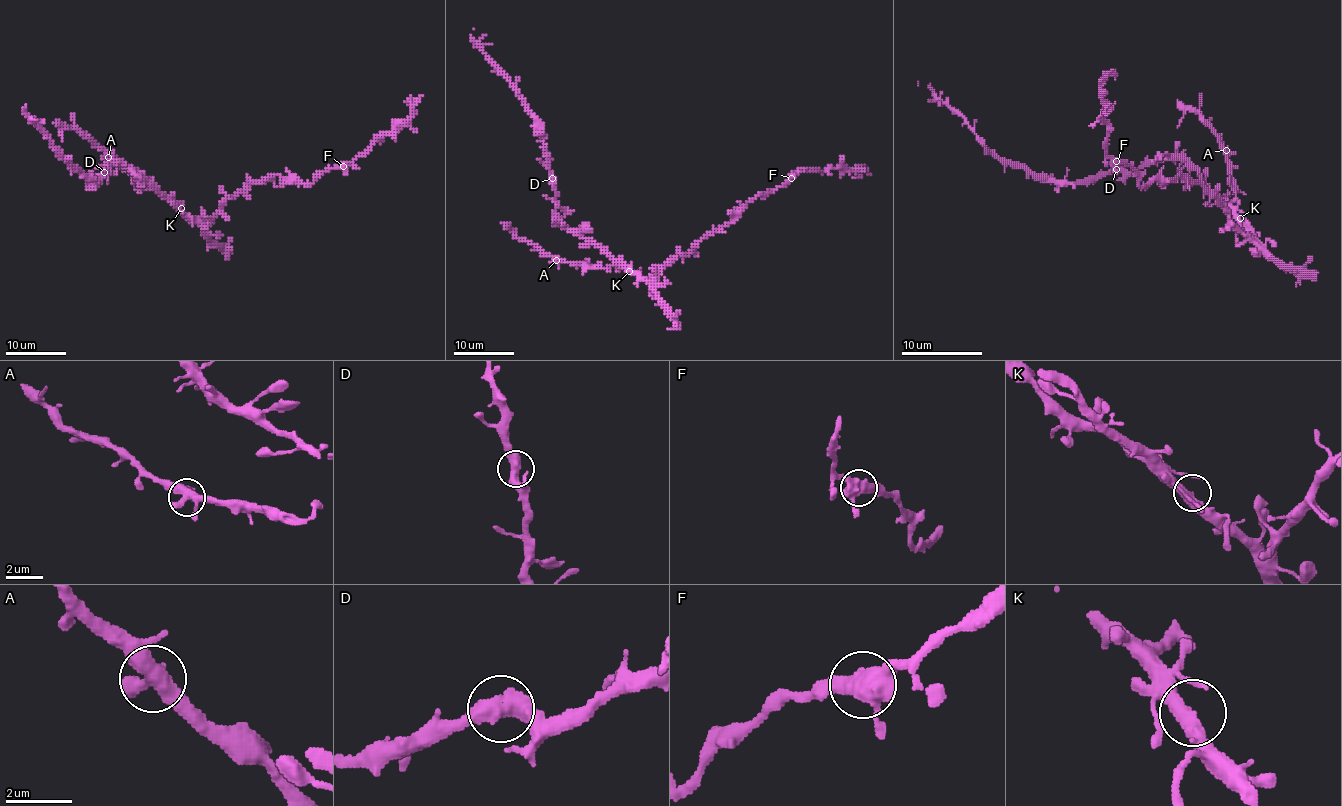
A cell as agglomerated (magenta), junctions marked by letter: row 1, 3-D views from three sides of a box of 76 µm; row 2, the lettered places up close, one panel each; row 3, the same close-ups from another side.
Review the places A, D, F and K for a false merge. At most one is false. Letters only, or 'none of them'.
none of them

